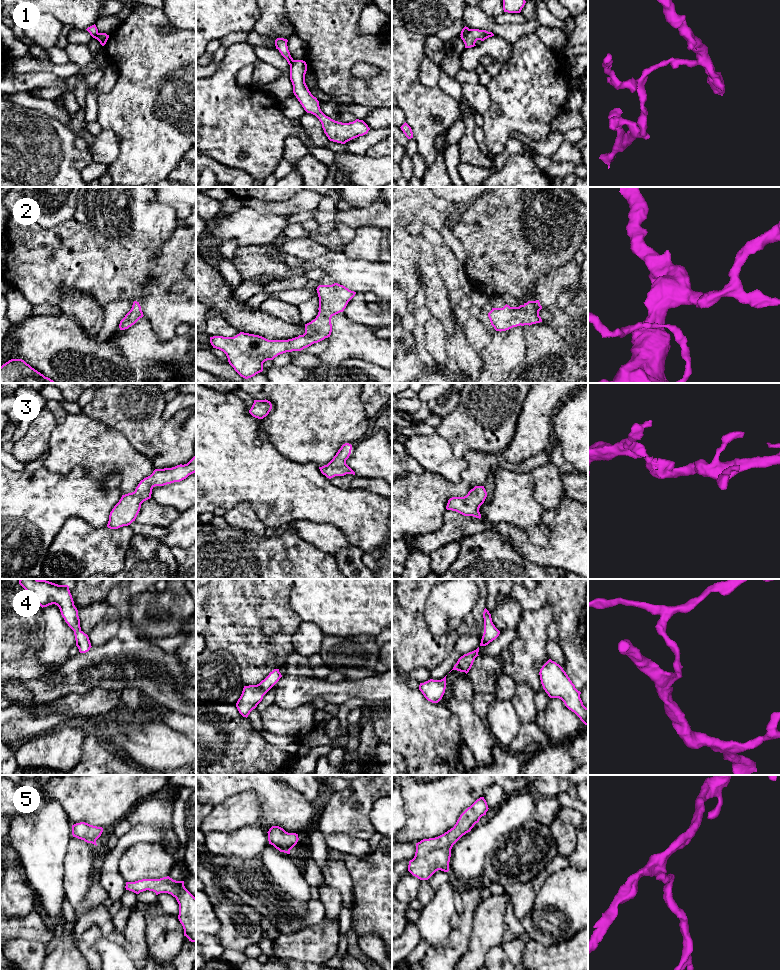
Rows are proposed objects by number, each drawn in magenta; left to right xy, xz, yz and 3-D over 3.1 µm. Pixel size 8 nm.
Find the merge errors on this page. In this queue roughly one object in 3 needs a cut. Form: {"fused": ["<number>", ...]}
{"fused": ["1"]}

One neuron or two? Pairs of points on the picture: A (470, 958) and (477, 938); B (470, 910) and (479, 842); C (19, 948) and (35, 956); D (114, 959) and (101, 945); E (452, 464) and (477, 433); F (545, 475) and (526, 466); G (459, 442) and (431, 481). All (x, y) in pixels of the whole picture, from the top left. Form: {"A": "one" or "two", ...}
{"A": "one", "B": "two", "C": "one", "D": "one", "E": "two", "F": "two", "G": "two"}

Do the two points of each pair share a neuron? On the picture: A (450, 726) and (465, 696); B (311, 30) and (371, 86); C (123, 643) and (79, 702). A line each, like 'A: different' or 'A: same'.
A: different
B: same
C: different

